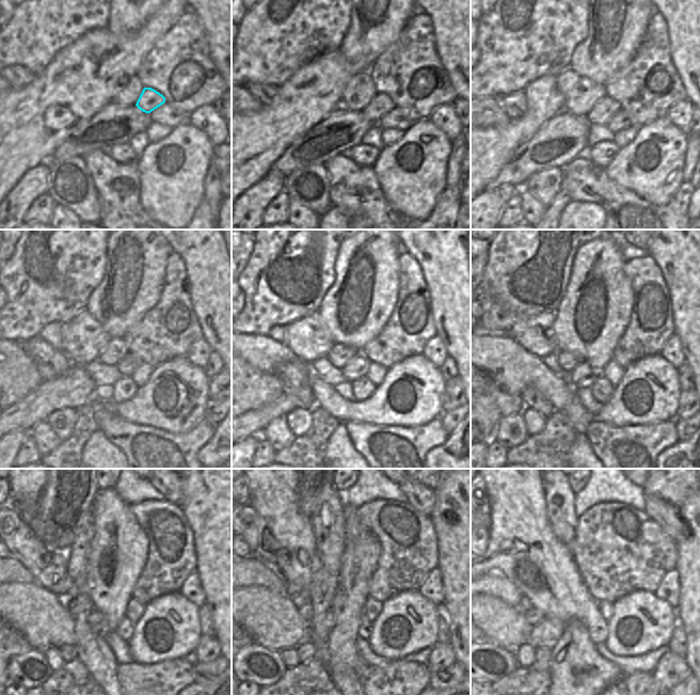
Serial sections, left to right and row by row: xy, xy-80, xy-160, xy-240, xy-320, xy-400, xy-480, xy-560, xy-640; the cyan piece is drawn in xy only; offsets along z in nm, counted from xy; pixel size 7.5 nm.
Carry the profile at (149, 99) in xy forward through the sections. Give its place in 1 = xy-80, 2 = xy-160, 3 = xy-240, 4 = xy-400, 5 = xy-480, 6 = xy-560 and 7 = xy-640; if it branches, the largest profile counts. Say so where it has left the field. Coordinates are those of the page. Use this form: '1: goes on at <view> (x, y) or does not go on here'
1: goes on at xy-80 (381, 105)
2: goes on at xy-160 (606, 108)
3: goes on at xy-240 (116, 349)
4: goes on at xy-400 (568, 362)
5: goes on at xy-480 (74, 609)
6: goes on at xy-560 (305, 612)
7: goes on at xy-640 (533, 616)

